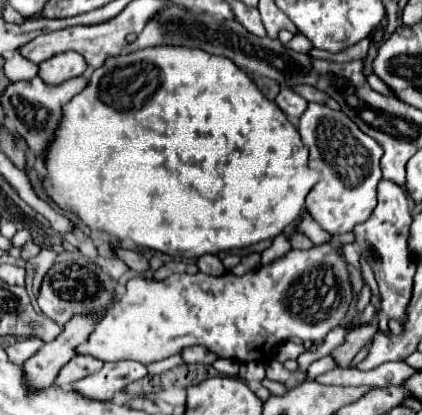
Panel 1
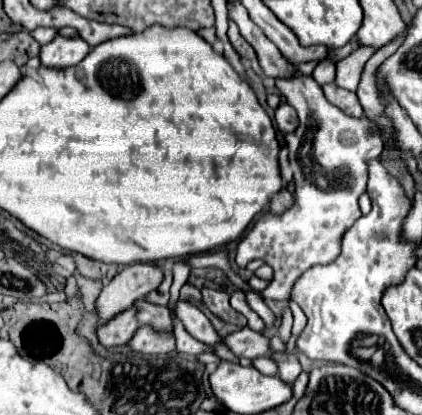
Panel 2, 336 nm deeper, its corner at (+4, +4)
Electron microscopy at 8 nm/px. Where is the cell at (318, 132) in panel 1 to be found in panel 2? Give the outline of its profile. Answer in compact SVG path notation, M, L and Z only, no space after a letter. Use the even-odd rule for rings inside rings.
M298 72L298 76L294 76L294 80L276 80L276 88L278 88L280 94L286 96L288 104L298 112L298 118L300 118L300 126L298 126L292 134L286 134L288 160L290 160L290 168L292 168L292 172L294 172L294 196L292 196L292 198L294 198L294 204L292 204L286 212L282 212L282 214L278 214L278 216L272 214L272 212L264 212L264 214L256 220L256 224L246 232L246 236L238 242L235 256L236 263L242 268L245 268L247 264L254 259L262 259L266 264L270 264L270 266L274 268L274 278L272 278L270 284L260 292L264 300L288 300L288 298L290 298L290 288L294 286L294 280L298 280L298 276L302 276L302 272L306 272L306 270L312 268L314 264L328 264L328 262L332 262L332 260L338 256L342 234L362 216L362 214L360 214L360 208L358 208L358 198L360 198L360 194L366 192L366 180L368 180L368 166L366 166L366 160L378 158L378 156L382 154L382 142L380 142L378 136L374 136L374 132L370 132L370 128L372 128L370 120L368 120L368 118L350 118L350 116L346 116L340 108L334 108L334 106L324 98L322 88L314 82L312 76L302 76L302 74ZM316 164L318 164L318 168L320 168L320 172L322 172L324 176L316 176Z

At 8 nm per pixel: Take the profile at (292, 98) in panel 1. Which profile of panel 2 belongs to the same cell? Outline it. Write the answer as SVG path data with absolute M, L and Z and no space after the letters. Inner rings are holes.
M280 104L278 106L276 124L278 124L278 130L284 132L284 134L294 132L294 128L298 128L298 116L296 116L296 112L290 104Z

